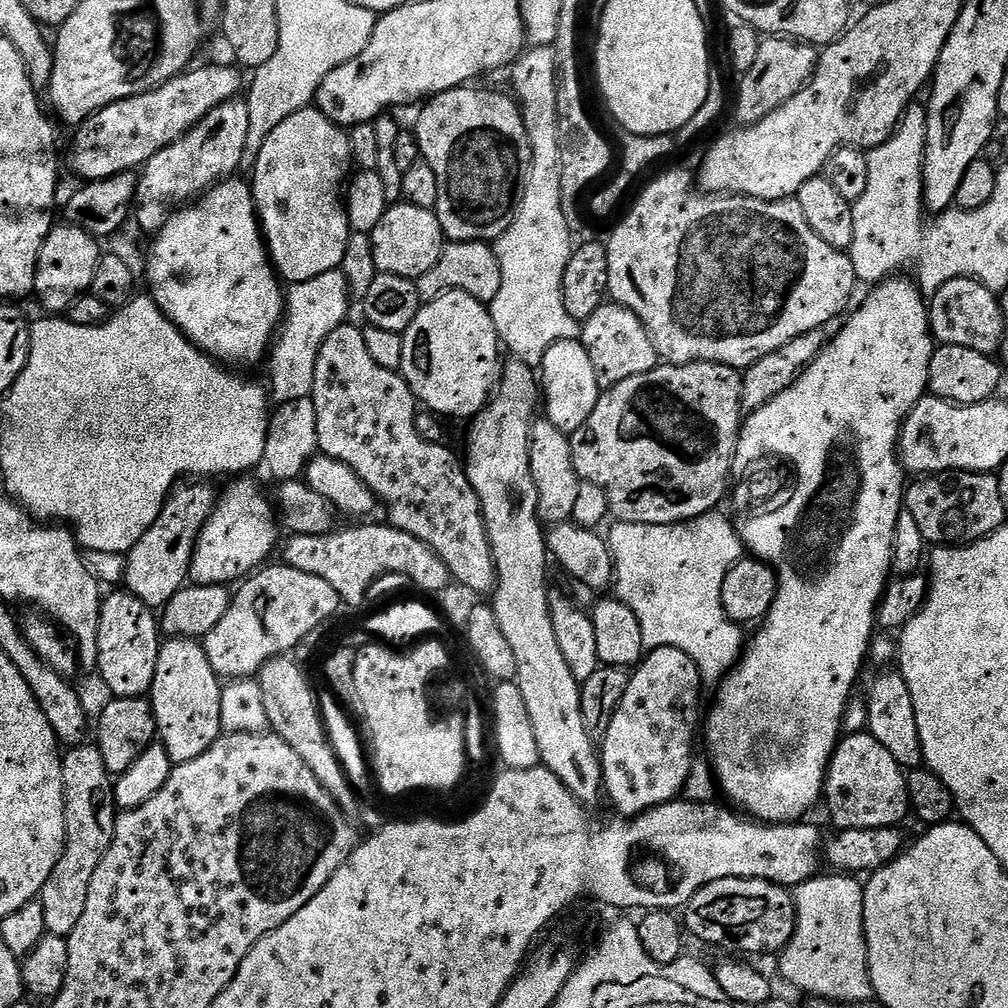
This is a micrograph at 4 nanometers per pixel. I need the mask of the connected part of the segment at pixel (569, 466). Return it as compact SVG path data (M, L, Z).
M547 418L537 419L532 425L530 474L538 490L536 515L539 516L541 525L569 523L577 503L581 478L574 470L574 454L570 436L552 425Z

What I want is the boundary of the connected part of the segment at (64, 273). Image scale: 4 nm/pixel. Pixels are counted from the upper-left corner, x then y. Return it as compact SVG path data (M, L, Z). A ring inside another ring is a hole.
M64 222L62 226L53 227L44 240L40 257L36 263L35 295L40 295L44 303L45 313L64 314L68 307L91 289L94 282L94 270L98 270L98 262L102 255L97 237L86 234L81 228L73 228Z

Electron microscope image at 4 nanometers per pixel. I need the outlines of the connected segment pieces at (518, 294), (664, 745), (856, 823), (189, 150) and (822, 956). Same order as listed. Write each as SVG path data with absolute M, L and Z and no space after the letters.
M536 46L516 59L515 99L524 113L526 134L532 147L532 165L526 182L526 194L516 212L514 222L495 241L498 266L502 266L502 290L490 302L494 330L501 345L508 348L511 359L520 360L533 370L539 369L548 347L563 340L574 340L582 328L563 306L562 278L574 249L574 235L567 228L566 214L562 214L562 166L560 165L560 135L558 134L558 86L556 85L556 53L551 47Z
M654 648L645 655L644 659L636 665L634 671L628 677L628 685L626 686L626 694L621 698L619 704L616 705L616 712L612 715L610 726L605 730L602 737L602 751L599 753L600 767L604 769L604 787L603 791L612 799L612 804L617 808L619 815L624 818L633 816L641 816L643 812L650 811L651 808L657 808L663 804L668 804L671 800L677 799L685 791L688 778L694 771L692 765L692 747L696 744L696 723L701 723L702 712L700 716L700 687L702 681L698 666L689 656L682 650L677 648Z
M862 730L862 732L856 732L853 736L845 735L841 739L840 743L836 745L836 752L832 756L832 761L828 764L828 777L824 779L824 795L823 799L828 800L828 816L830 819L836 823L835 827L837 829L842 828L873 828L874 826L897 826L901 823L900 819L905 815L909 815L910 809L908 806L908 778L905 769L900 766L898 762L894 760L894 757L881 742L869 735L867 731Z
M237 98L216 106L185 136L180 136L170 142L170 146L158 150L158 154L145 162L138 172L134 205L135 227L141 233L157 233L175 212L199 200L220 181L235 177L241 171L240 163L242 154L246 154L246 137L249 131L250 110L247 99Z
M848 874L817 875L794 889L796 929L790 942L779 953L780 972L788 984L801 988L812 998L837 1000L842 1006L872 1000L872 979L868 969L868 947L864 937L864 884Z

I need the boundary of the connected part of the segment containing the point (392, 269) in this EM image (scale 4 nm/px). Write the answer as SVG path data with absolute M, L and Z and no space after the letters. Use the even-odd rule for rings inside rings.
M396 202L389 207L382 222L374 226L370 234L372 240L372 264L377 273L385 272L401 276L415 282L419 276L426 274L442 254L446 237L438 222L435 211L407 202Z

